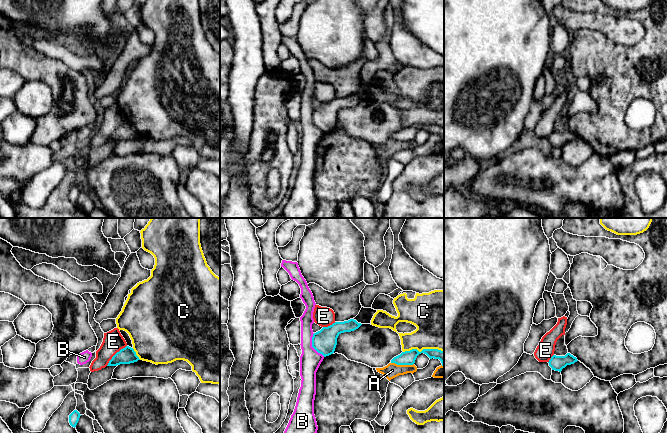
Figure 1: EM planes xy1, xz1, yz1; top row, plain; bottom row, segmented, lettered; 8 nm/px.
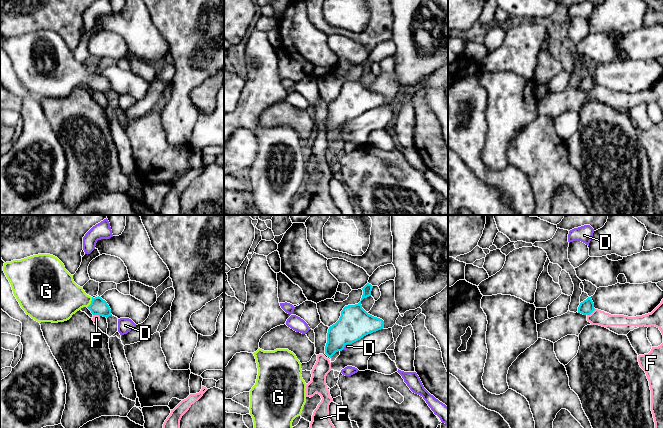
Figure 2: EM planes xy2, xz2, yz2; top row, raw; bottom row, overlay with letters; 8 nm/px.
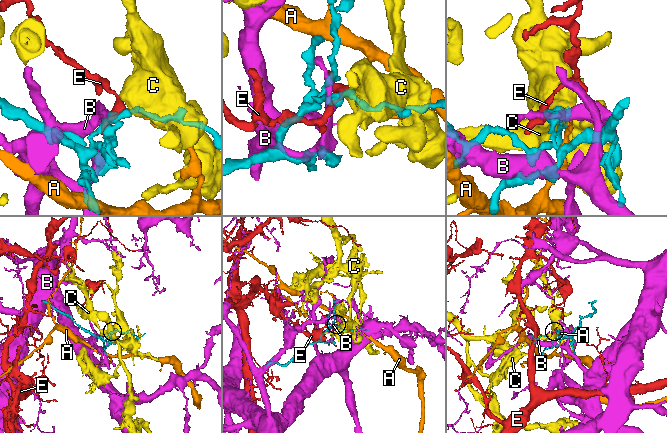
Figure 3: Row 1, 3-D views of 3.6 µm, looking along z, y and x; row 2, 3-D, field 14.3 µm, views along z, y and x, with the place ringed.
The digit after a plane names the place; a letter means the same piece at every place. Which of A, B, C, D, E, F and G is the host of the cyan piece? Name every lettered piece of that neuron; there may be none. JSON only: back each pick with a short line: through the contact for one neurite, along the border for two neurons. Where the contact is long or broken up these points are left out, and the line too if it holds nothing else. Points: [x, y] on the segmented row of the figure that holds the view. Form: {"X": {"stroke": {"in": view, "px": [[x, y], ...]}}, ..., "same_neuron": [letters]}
{"G": {"stroke": {"in": "xy2", "px": [[98, 306], [91, 302], [61, 297]]}}, "same_neuron": ["G"]}

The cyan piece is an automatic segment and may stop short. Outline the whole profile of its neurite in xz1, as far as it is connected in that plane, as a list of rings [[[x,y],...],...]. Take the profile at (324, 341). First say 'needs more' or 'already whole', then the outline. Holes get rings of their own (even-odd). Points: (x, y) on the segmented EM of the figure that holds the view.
already whole | [[[354,319],[344,322],[335,322],[328,327],[323,327],[313,334],[312,347],[324,357],[334,353],[337,338],[341,333],[351,332],[358,329],[362,324]]]

